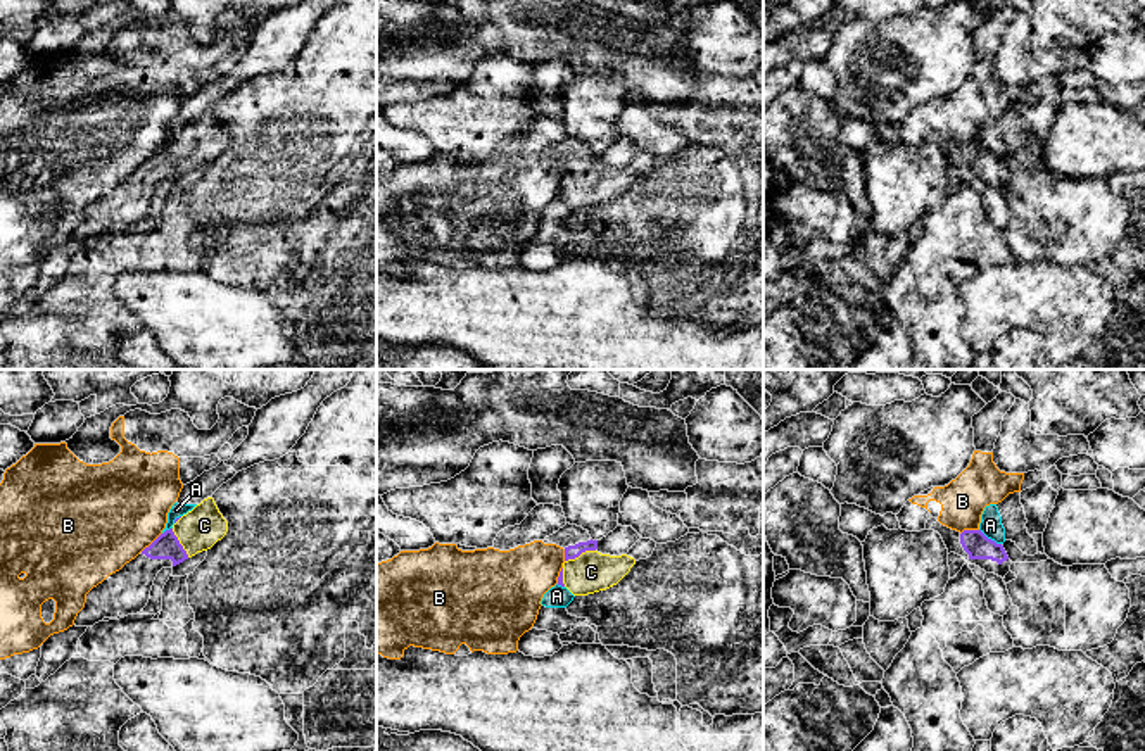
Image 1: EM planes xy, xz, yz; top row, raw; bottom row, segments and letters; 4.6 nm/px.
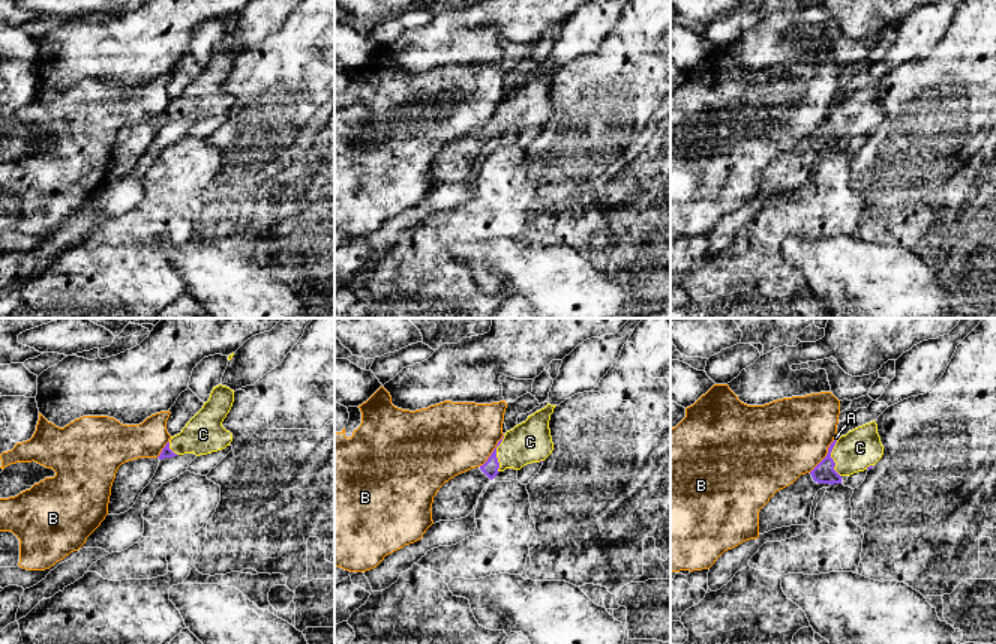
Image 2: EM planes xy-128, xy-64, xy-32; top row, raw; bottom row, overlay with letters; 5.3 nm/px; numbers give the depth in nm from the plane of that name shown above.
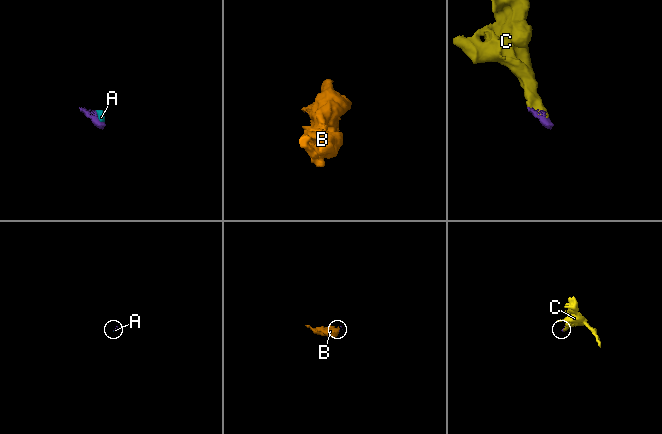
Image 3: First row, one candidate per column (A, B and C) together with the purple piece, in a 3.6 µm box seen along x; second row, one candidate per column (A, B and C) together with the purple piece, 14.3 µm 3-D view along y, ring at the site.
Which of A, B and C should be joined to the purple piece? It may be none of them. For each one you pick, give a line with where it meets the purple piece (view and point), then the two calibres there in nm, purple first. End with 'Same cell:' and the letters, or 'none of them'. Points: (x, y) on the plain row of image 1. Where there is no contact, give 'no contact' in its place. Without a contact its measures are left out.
C: xz (579, 168) | 60/190 nm
Same cell: C

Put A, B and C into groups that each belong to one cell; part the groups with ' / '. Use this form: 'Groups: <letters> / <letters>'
Groups: A / B / C

